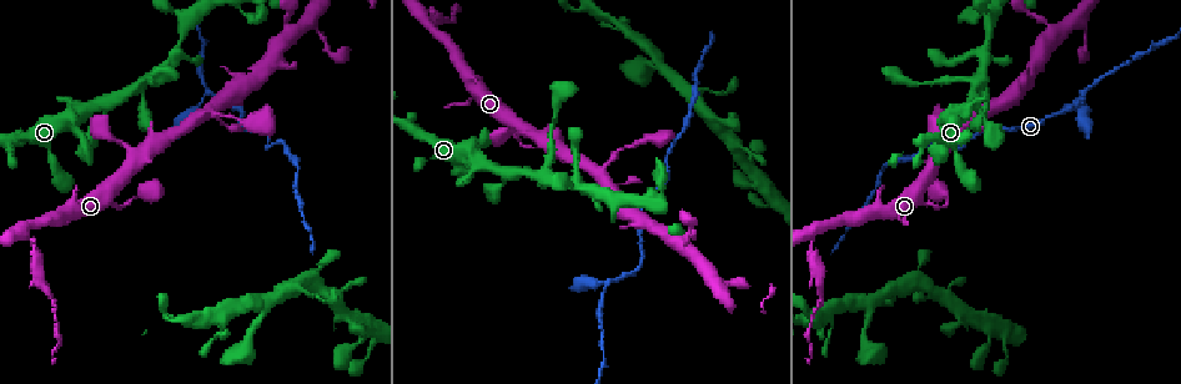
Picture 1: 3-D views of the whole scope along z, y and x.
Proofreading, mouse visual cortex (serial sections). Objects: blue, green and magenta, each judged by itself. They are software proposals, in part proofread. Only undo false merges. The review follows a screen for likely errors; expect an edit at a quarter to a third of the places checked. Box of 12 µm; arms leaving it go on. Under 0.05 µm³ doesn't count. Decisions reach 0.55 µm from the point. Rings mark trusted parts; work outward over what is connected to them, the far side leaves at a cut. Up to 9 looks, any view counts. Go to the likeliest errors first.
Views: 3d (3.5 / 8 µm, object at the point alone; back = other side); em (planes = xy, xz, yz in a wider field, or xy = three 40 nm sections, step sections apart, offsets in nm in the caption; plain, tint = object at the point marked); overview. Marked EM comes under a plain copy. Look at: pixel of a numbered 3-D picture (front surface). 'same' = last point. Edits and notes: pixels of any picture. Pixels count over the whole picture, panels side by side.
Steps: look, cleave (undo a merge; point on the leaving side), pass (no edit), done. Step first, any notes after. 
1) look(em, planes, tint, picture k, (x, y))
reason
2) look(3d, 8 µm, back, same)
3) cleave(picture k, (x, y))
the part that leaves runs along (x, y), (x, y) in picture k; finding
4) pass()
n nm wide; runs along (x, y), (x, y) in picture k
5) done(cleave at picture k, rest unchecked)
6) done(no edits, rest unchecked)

look(3d, 3.5 µm, picture 1, (608, 284))
abrupt turn

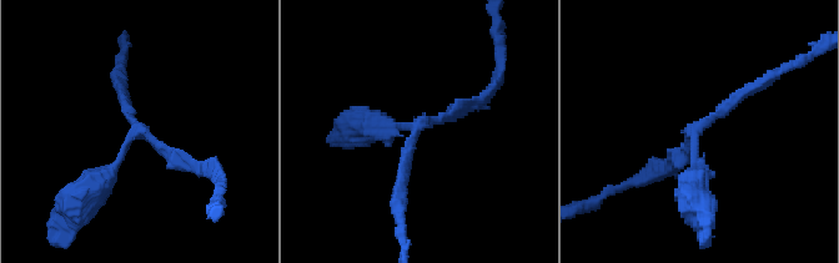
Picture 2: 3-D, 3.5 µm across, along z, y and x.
look(em, xy, step 5, tint, picture 2, (138, 129))
3 arms; arms of 150, 150, 250 nm; shape alone is not enough

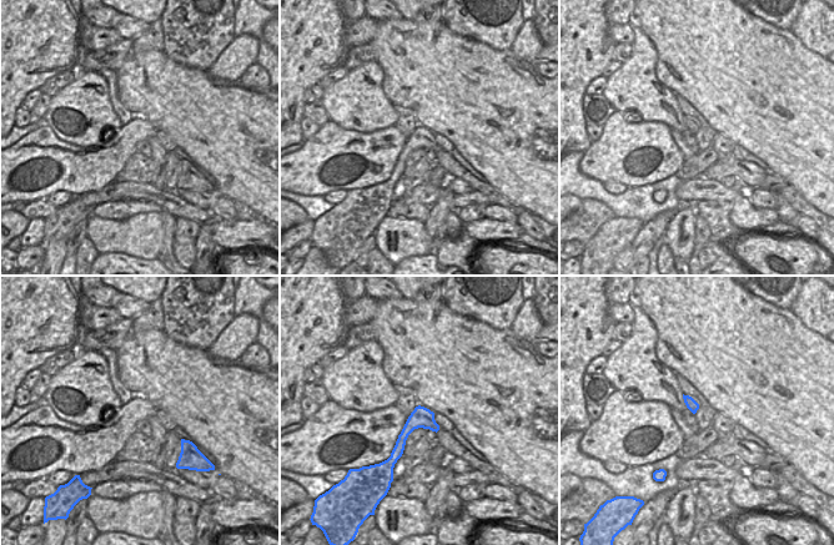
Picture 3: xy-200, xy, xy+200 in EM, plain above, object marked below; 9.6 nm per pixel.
pass()
all the same cell

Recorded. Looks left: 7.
look(3d, 8 µm, picture 1, (144, 83))

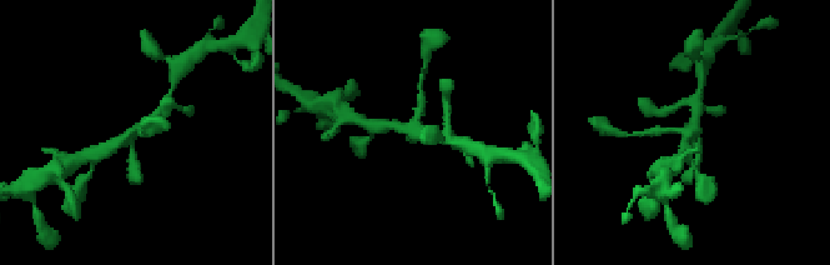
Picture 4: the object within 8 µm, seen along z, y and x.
look(3d, 3.5 µm, picture 4, (413, 132))

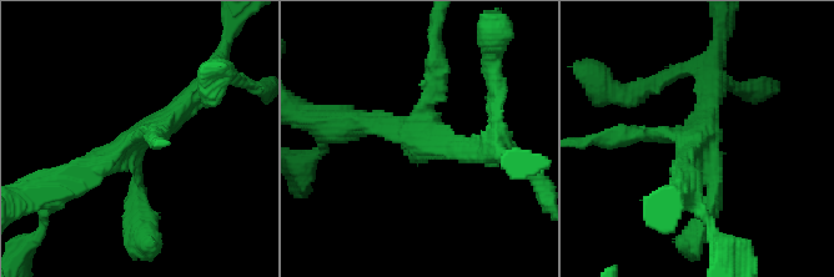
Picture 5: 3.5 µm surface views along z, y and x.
look(em, xy, step 1, tint, picture 5, (696, 139))
4 arms; arms of 200, 200, 250, 300 nm

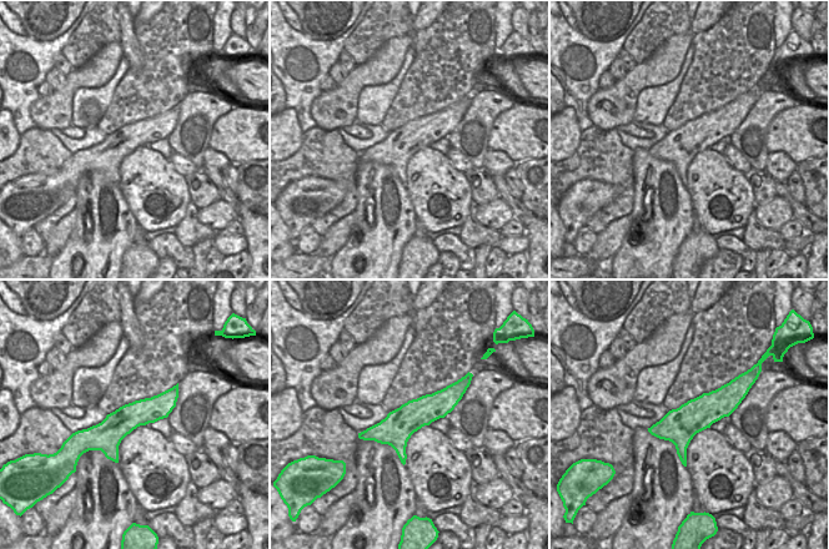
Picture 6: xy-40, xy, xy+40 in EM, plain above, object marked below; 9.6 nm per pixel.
pass()
runs along (71, 180), (171, 119), (201, 87) in picture 5; all the same cell

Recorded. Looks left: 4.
look(3d, 3.5 µm, back, picture 1, (197, 115))
side arm on a straight run

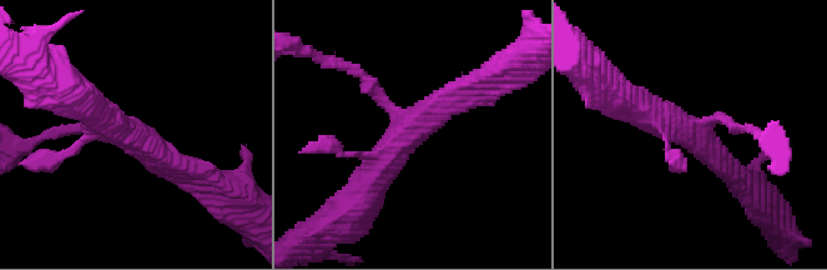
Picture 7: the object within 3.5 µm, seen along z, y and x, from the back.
look(em, xy, step 5, tint, picture 7, (692, 133))

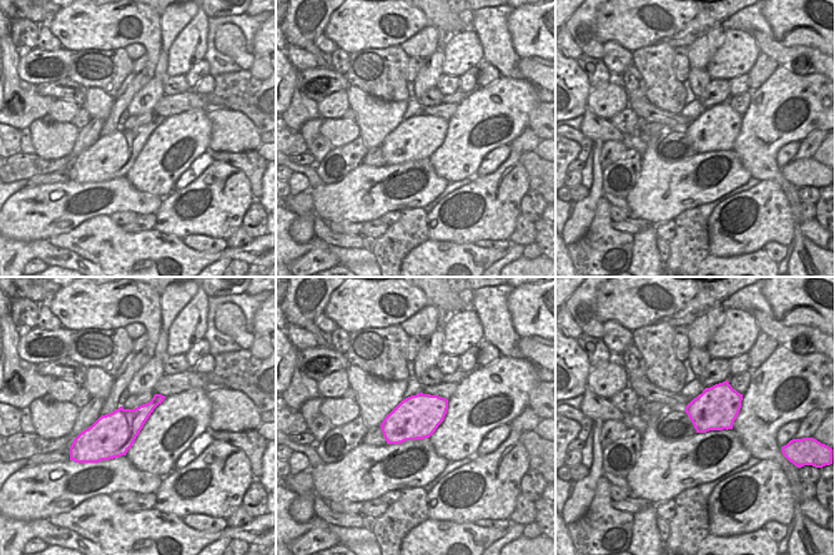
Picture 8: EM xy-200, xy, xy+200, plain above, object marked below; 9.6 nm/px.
look(em, xy, step 2, tint, same)

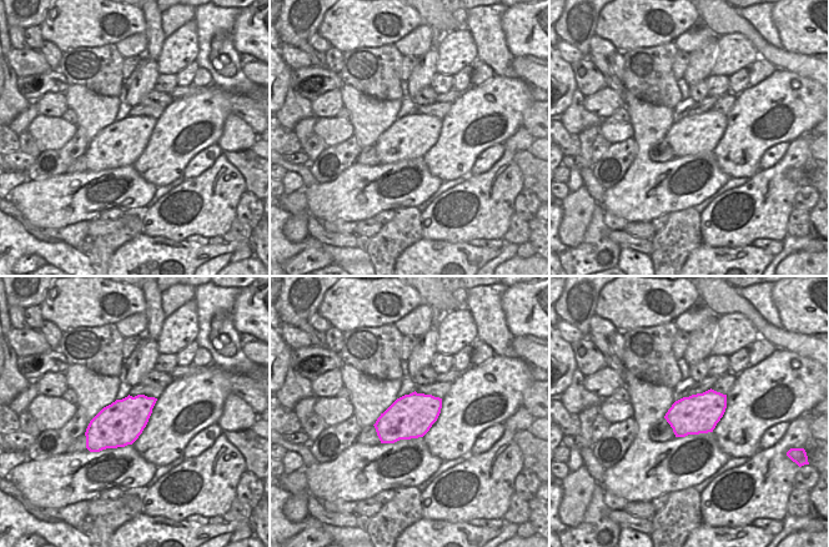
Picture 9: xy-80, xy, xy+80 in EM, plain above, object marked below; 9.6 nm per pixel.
pass()
420 nm wide; runs along (470, 91), (401, 136), (367, 191) in picture 7; continuous, no second cell

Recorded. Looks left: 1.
done(no edits, rest unchecked)

